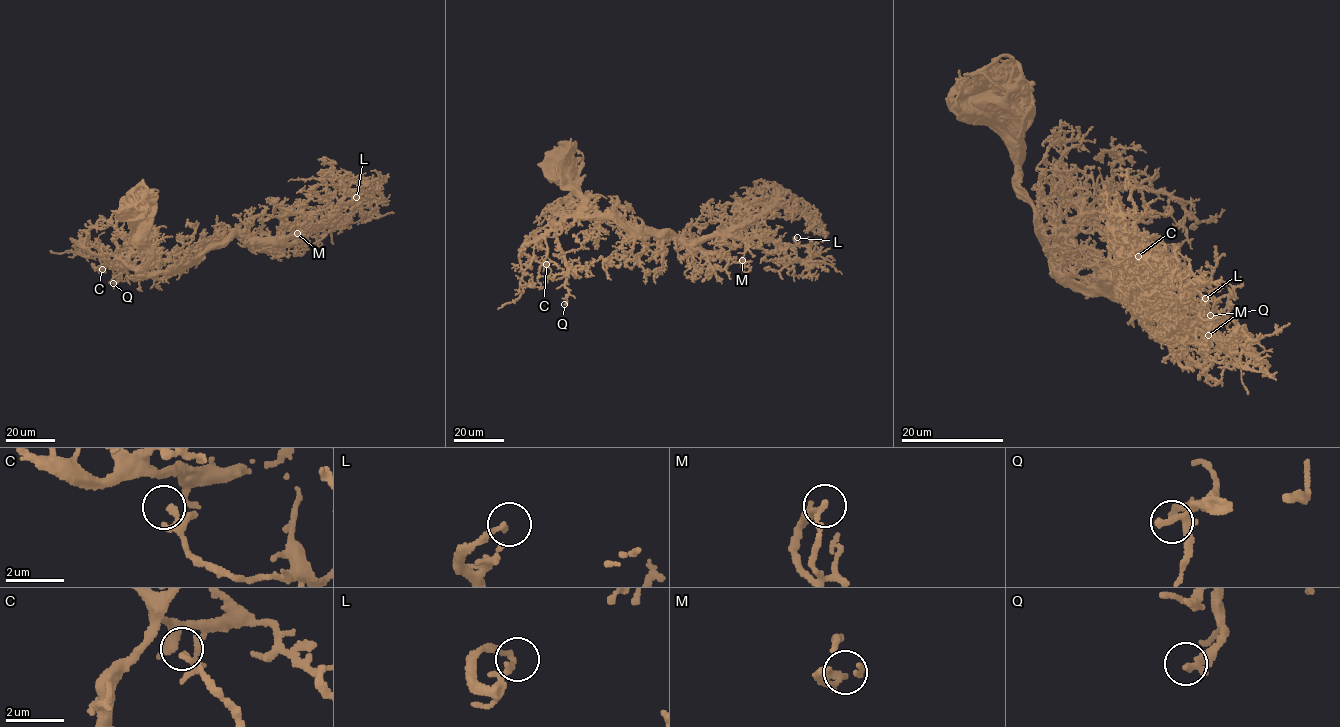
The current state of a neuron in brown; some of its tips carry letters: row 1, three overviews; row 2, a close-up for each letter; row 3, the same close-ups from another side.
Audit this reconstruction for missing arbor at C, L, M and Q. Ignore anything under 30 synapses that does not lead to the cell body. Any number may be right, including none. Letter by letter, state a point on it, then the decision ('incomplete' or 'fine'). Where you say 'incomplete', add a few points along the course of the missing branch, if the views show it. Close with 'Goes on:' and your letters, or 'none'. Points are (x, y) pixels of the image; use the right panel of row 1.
C: at (1138, 256); fine
L: at (1205, 298); fine
M: at (1208, 335); fine
Q: at (1210, 315); fine
Goes on: none

